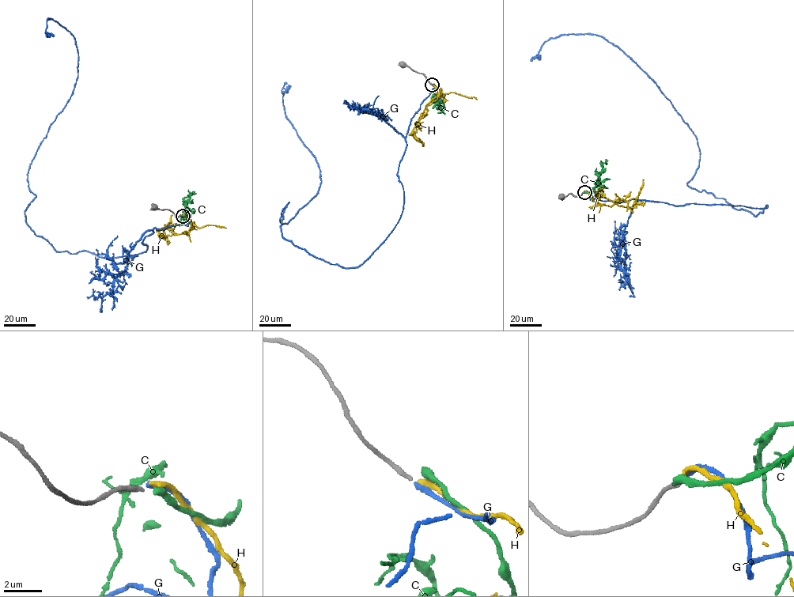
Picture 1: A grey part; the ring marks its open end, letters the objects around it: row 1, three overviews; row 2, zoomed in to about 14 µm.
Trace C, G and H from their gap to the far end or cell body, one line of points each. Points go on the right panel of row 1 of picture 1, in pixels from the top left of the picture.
C: (584, 191), (592, 190), (599, 183), (602, 164), (606, 164)
G: (584, 191), (619, 203), (767, 207), (756, 216), (690, 188), (697, 137), (604, 38), (550, 38), (534, 58)
H: (584, 191), (599, 203), (633, 207), (643, 179)

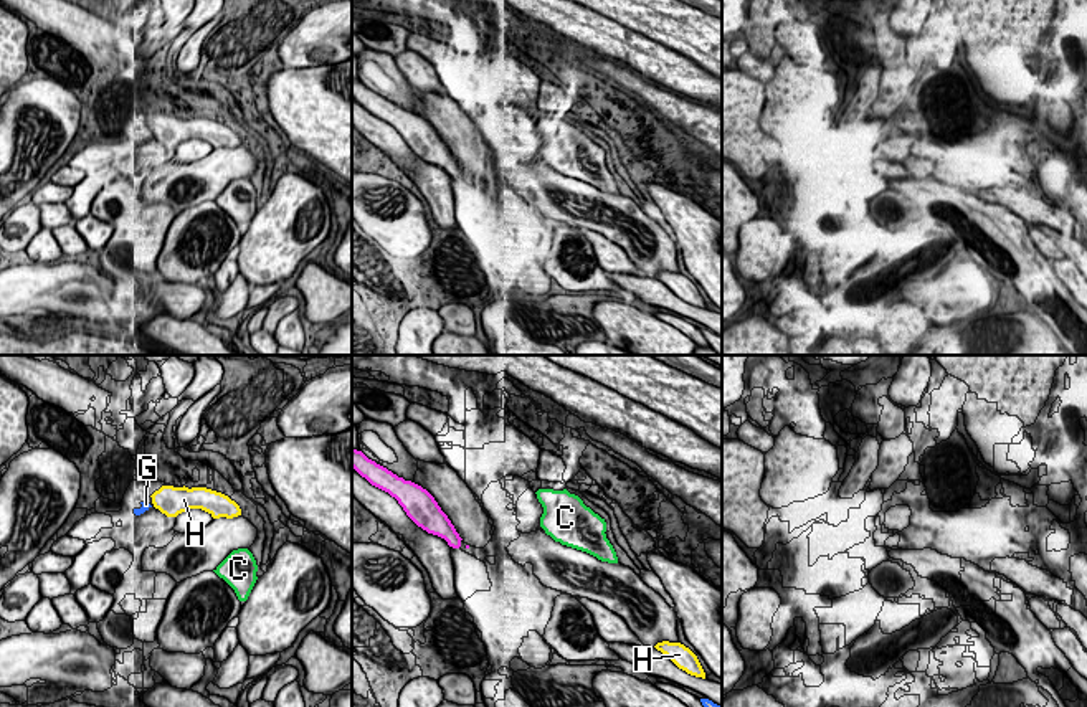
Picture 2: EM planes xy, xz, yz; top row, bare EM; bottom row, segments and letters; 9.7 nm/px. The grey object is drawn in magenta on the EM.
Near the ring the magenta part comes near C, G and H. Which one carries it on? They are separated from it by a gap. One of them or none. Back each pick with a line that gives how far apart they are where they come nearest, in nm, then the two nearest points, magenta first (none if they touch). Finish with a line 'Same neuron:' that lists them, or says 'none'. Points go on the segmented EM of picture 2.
Same neuron: none

